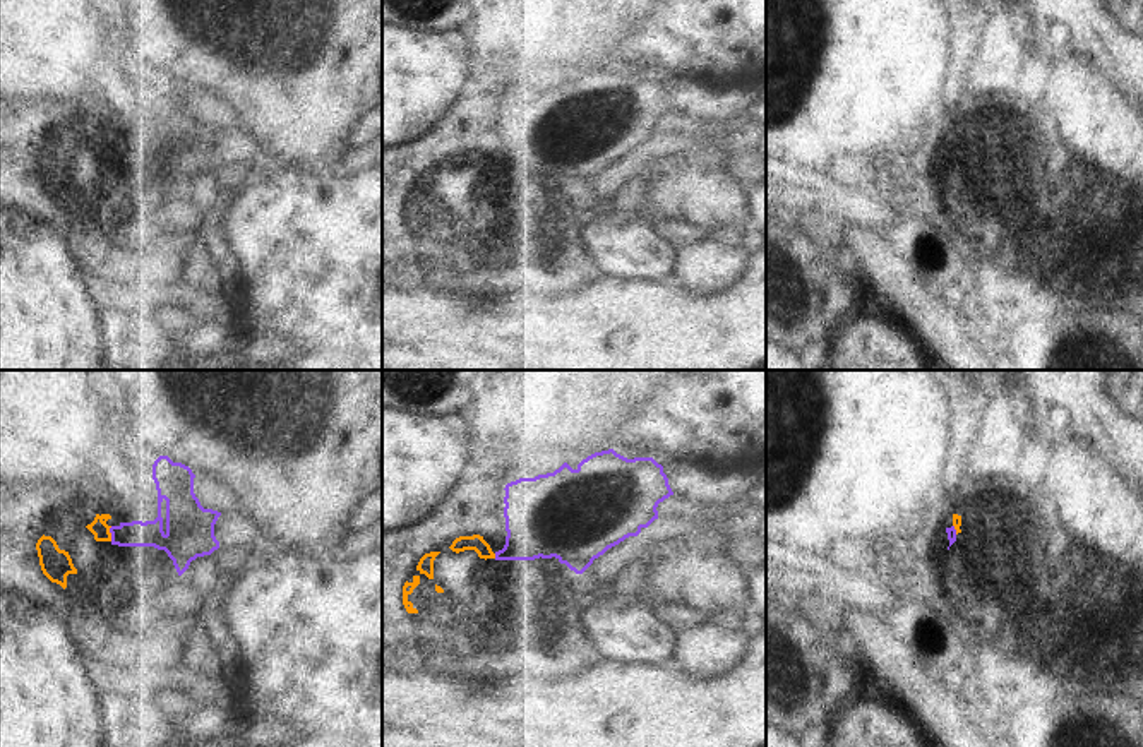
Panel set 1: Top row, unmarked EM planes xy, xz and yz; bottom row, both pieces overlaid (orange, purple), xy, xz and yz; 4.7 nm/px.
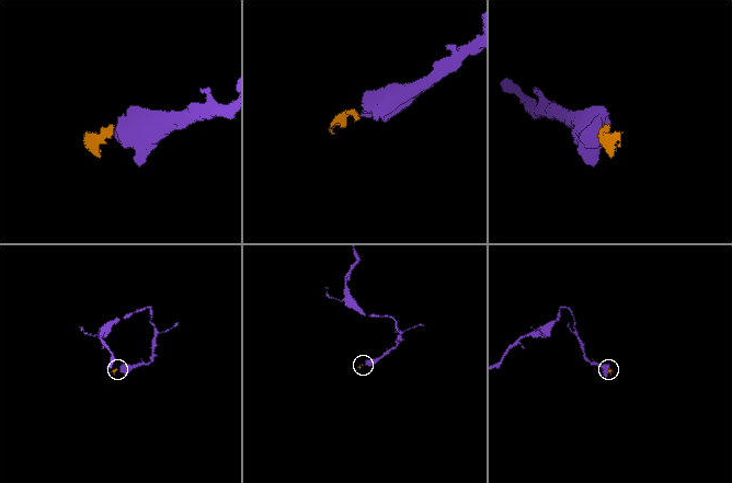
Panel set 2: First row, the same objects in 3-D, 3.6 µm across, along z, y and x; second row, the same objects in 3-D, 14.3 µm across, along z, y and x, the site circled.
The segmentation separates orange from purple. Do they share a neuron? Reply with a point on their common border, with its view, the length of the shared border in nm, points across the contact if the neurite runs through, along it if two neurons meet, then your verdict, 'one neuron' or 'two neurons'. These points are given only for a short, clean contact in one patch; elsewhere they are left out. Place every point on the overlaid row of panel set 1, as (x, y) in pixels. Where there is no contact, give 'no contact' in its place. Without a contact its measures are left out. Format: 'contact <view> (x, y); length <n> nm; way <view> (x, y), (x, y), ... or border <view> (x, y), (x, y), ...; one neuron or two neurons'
contact xy (110, 533); length 70 nm; two neurons

